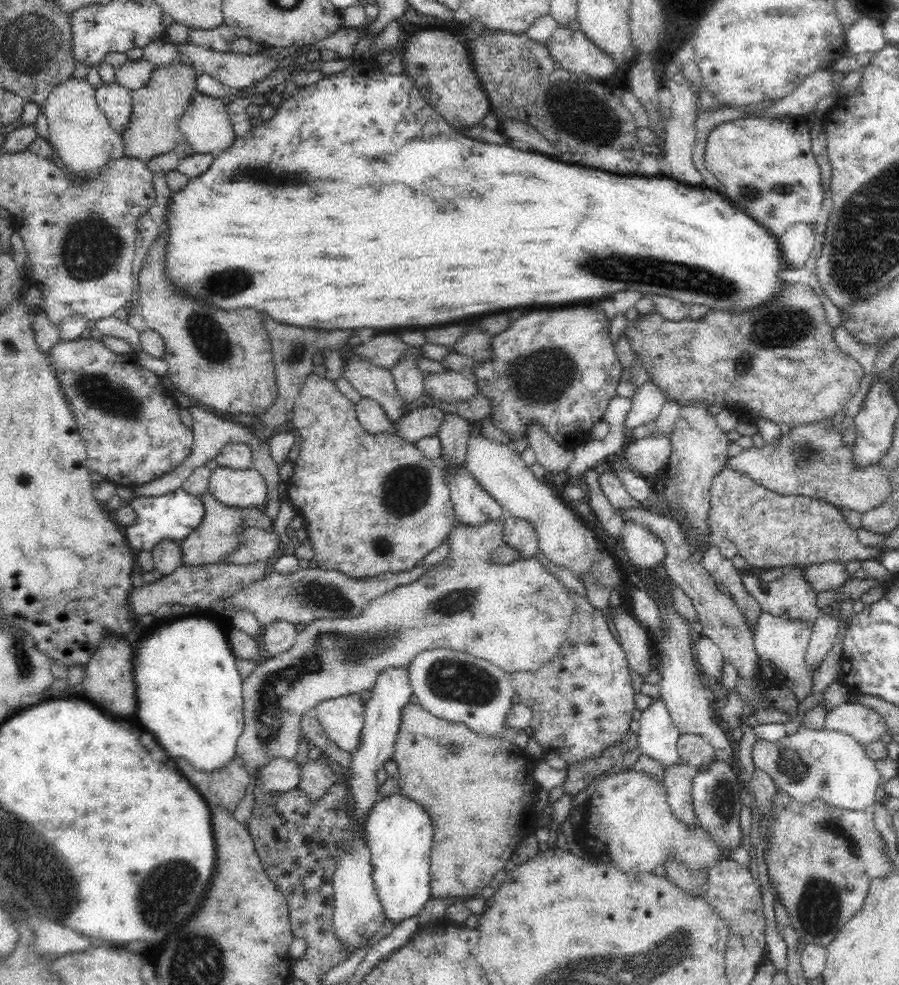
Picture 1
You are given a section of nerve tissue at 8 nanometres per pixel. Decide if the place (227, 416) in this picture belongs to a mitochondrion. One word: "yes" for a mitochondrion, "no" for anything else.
no

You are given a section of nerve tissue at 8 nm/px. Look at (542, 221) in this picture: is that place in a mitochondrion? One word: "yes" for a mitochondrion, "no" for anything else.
no

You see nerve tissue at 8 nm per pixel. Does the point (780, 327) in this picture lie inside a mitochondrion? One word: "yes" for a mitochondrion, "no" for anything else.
yes

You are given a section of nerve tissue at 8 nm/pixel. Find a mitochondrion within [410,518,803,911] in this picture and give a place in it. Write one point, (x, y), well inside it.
(450, 680)

